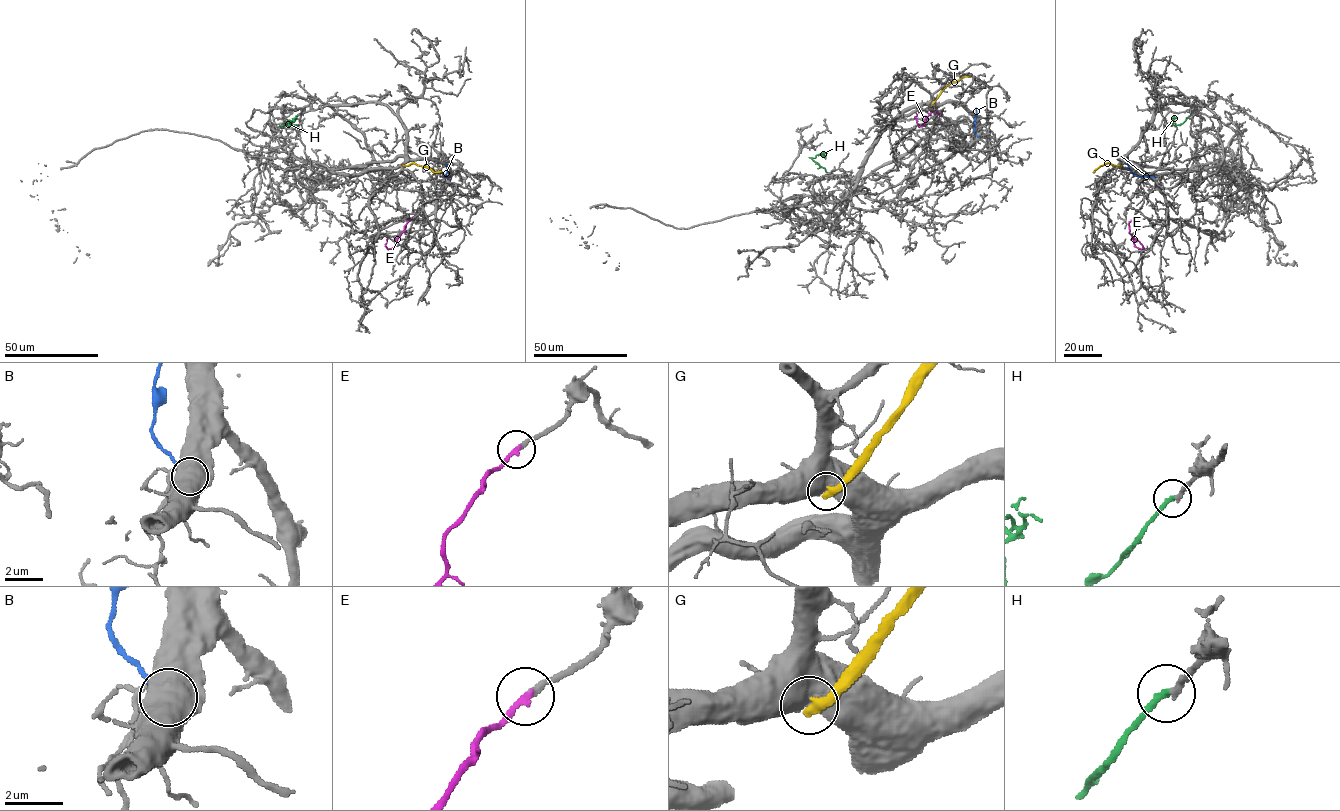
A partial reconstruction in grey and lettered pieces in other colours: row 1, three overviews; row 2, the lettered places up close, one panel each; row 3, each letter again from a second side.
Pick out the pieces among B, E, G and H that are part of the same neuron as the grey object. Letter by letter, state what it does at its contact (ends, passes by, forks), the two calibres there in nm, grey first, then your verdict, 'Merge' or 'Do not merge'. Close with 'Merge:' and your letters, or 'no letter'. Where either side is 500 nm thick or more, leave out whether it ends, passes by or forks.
B: Thickness 550 nm (grey) against 150 nm. Do not merge
E: It ends there. Thickness 240 nm (grey) against 220 nm. Do not merge
G: Thickness 850 nm (grey) against 360 nm. Do not merge
H: It ends there. Thickness 260 nm (grey) against 280 nm. Merge
Merge: H

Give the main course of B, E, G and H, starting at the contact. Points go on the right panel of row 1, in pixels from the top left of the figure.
B: (1154, 177), (1136, 176), (1125, 163)
E: (1133, 217), (1128, 223), (1129, 232), (1144, 248), (1137, 248), (1130, 239)
G: (1121, 164), (1106, 163), (1094, 171)
H: (1189, 115), (1181, 124), (1172, 122), (1170, 125)

